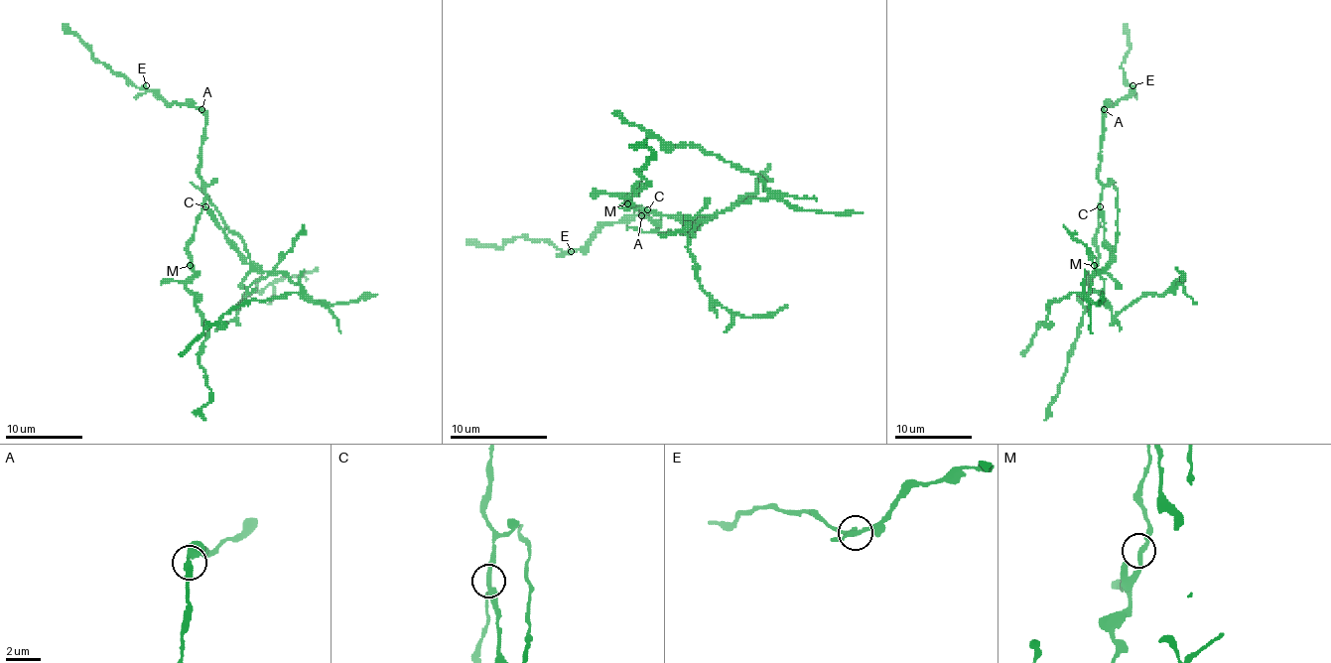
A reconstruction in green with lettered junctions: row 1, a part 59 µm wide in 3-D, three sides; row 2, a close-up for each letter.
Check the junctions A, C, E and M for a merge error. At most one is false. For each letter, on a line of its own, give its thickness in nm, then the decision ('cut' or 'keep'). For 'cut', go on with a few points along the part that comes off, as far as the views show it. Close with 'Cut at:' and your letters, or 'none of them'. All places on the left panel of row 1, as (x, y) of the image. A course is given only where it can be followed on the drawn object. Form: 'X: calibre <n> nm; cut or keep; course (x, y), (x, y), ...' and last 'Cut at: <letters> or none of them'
A: calibre 300 nm; keep
C: calibre 280 nm; cut; course (205, 207), (246, 258), (263, 271), (285, 273), (302, 287), (302, 294), (292, 293), (232, 306), (179, 354)
E: calibre 260 nm; keep
M: calibre 320 nm; keep
Cut at: C

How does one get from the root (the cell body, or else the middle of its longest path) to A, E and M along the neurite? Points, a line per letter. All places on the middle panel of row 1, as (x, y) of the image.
A: (653, 212), (644, 212), (639, 207), (646, 212), (641, 215)
E: (653, 212), (644, 212), (639, 207), (646, 212), (607, 222), (584, 247), (571, 251)
M: (653, 212), (627, 207), (627, 203)

